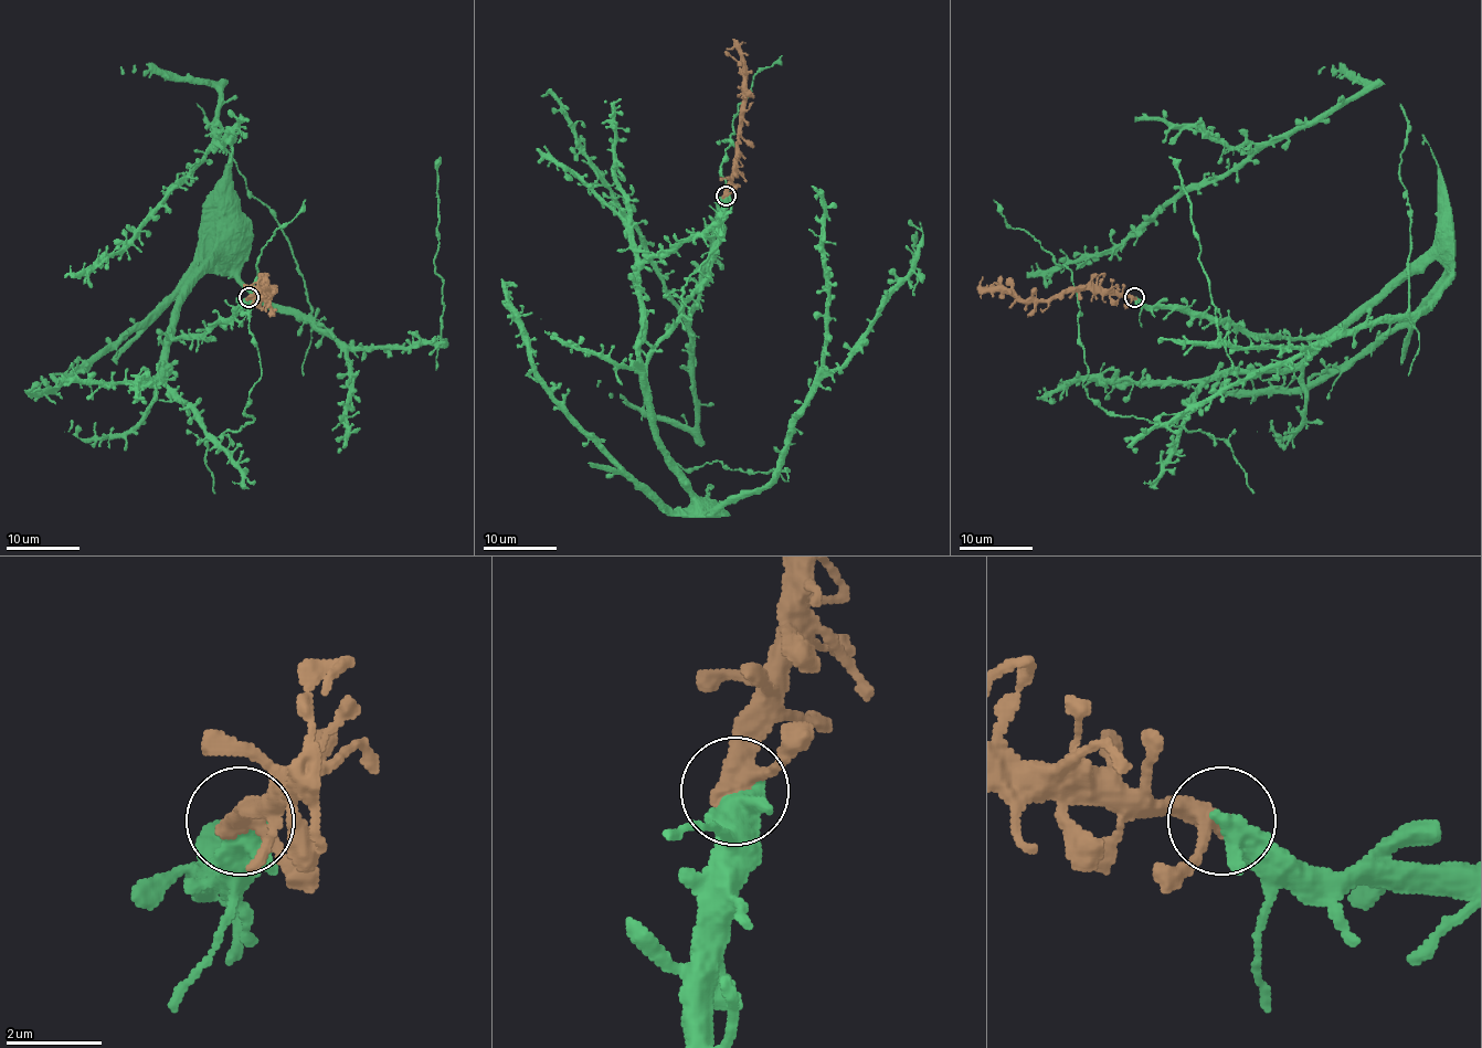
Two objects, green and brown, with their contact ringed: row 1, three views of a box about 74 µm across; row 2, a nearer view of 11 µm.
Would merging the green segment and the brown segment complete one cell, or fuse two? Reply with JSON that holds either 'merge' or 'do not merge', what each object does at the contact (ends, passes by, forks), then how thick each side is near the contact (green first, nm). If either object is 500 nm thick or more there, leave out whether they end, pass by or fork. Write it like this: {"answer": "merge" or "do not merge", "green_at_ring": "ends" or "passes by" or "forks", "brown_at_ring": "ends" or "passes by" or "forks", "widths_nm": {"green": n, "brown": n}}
{"answer": "merge", "green_at_ring": "passes by", "brown_at_ring": "passes by", "widths_nm": {"green": 400, "brown": 400}}

